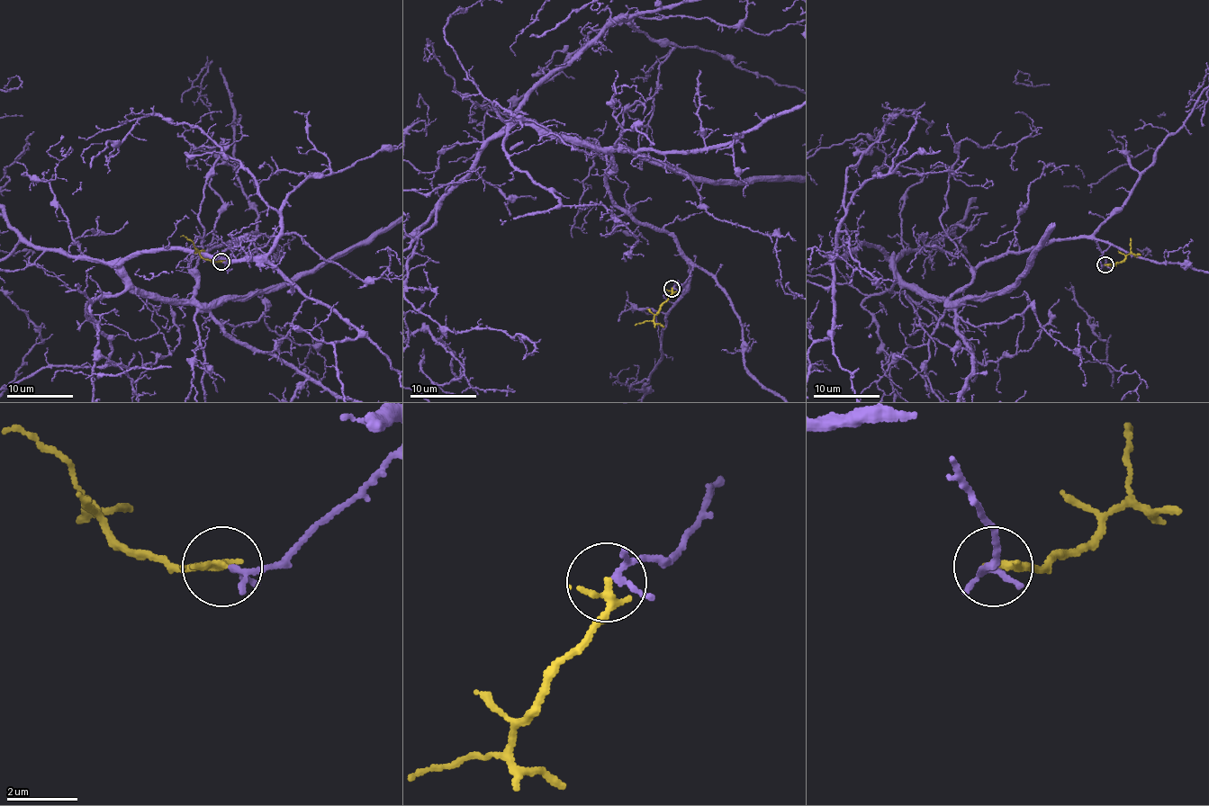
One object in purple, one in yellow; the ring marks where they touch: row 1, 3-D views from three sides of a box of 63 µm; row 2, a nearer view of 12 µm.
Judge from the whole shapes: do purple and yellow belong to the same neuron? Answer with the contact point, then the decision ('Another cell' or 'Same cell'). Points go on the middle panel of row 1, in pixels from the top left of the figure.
Place: (672, 289). Same cell

